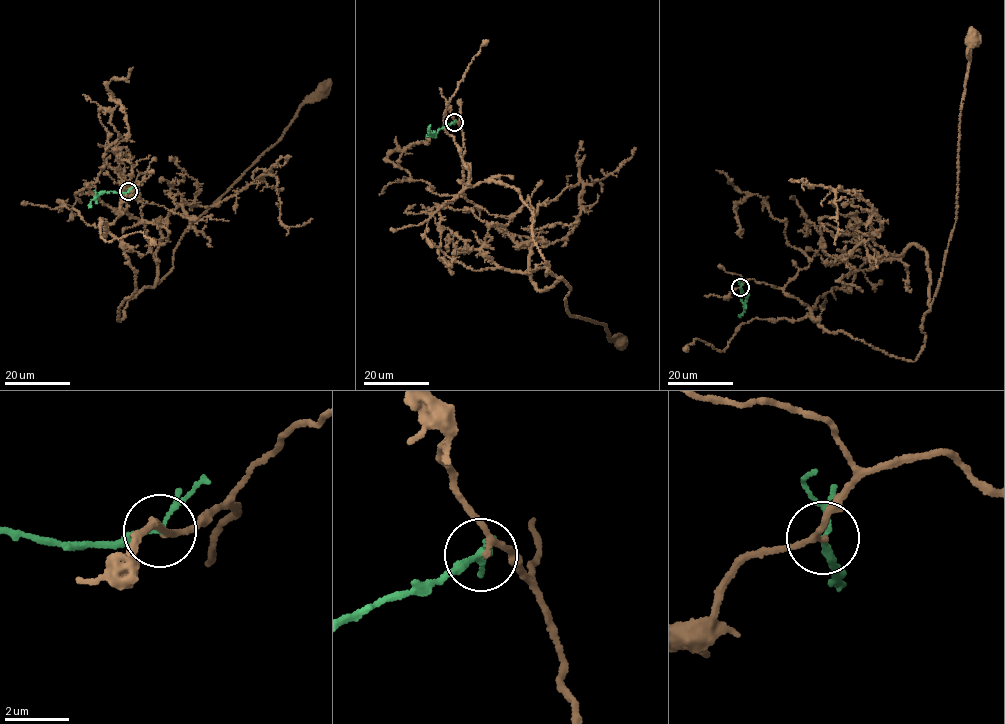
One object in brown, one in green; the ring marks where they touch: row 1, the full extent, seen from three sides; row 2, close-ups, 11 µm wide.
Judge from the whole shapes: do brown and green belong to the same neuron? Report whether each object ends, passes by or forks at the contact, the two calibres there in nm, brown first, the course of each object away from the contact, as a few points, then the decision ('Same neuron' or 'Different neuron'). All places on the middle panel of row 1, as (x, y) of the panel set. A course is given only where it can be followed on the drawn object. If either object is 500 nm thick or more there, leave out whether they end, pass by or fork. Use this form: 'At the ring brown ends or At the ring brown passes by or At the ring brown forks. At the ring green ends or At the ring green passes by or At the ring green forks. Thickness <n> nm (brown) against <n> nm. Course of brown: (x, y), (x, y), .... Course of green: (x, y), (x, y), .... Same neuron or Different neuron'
At the ring brown passes by. At the ring green forks. Thickness 160 nm (brown) against 130 nm. Course of brown: (454, 122), (467, 186), (491, 179), (515, 188), (532, 213), (546, 275), (570, 288), (566, 309), (622, 343). Course of green: (454, 122), (433, 134), (428, 132), (430, 125). Different neuron

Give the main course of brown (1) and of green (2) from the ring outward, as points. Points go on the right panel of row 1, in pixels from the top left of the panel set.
1: (740, 288), (755, 279), (781, 288), (829, 331), (916, 358), (957, 217), (960, 114), (975, 38)
2: (740, 288), (745, 296), (744, 311), (739, 315)

